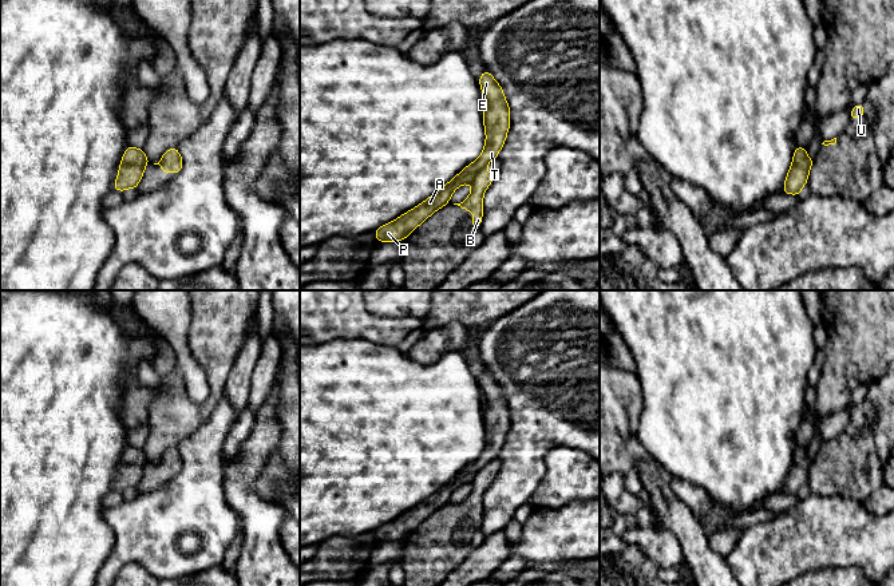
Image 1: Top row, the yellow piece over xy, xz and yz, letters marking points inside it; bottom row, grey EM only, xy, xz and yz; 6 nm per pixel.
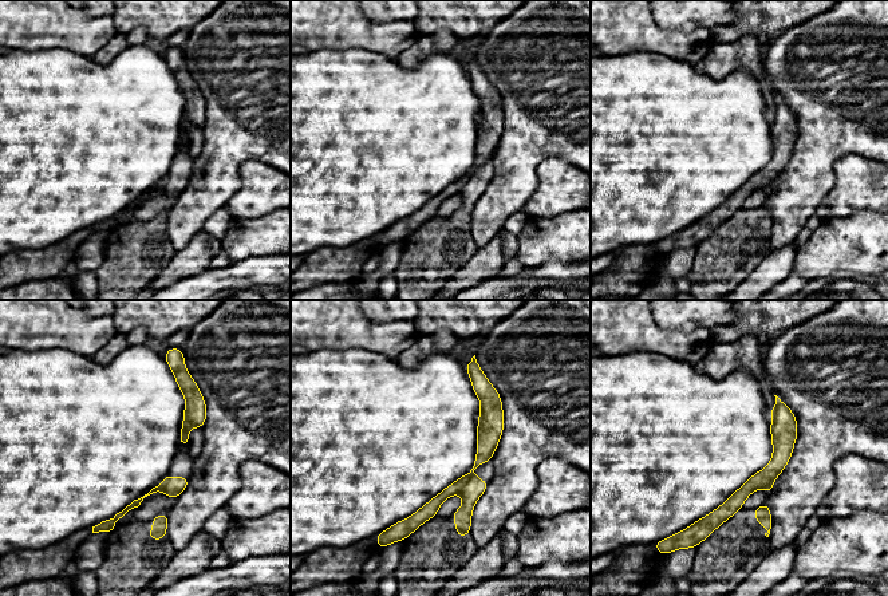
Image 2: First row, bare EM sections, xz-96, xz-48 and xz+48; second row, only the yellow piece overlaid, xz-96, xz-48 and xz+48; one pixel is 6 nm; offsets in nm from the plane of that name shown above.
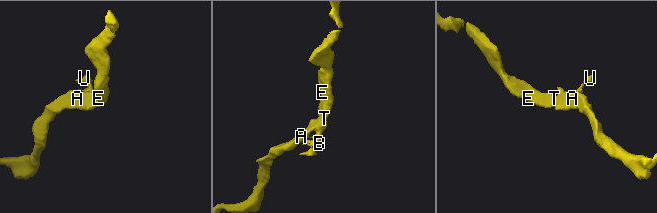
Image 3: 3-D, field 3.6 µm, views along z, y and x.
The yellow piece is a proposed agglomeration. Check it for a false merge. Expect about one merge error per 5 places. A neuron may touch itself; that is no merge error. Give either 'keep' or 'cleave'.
cleave

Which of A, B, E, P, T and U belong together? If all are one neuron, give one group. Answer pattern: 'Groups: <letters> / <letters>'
Groups: A E P T / B U

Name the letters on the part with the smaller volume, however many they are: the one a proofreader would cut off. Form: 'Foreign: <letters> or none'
Foreign: B, U

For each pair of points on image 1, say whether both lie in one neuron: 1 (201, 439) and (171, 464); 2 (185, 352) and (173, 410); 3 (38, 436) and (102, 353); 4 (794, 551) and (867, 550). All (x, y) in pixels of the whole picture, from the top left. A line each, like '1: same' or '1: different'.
1: different
2: different
3: same
4: same

